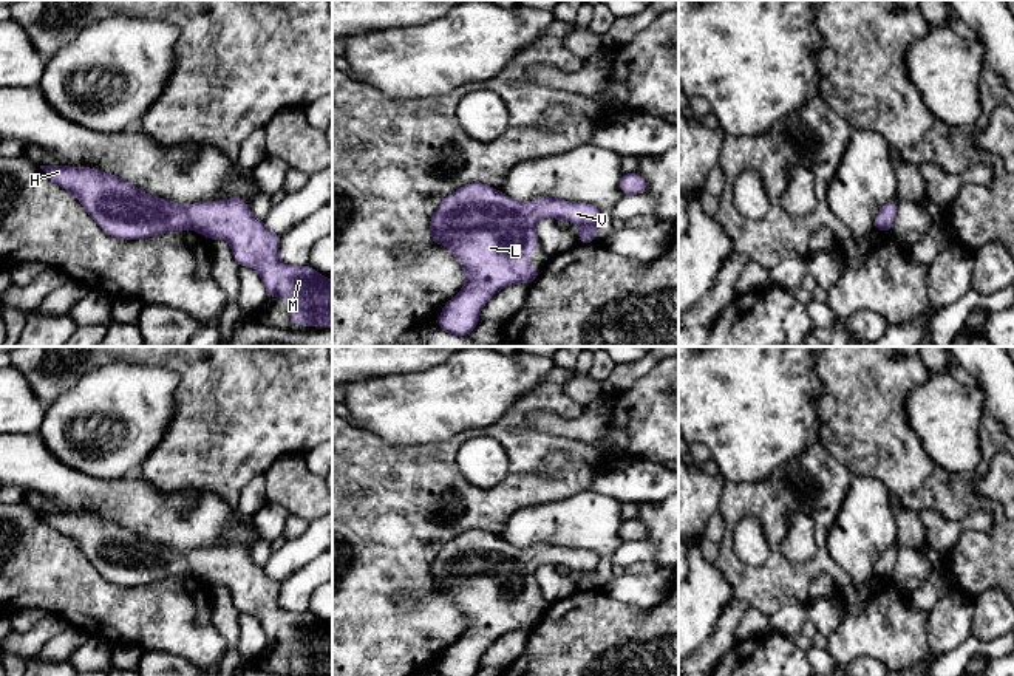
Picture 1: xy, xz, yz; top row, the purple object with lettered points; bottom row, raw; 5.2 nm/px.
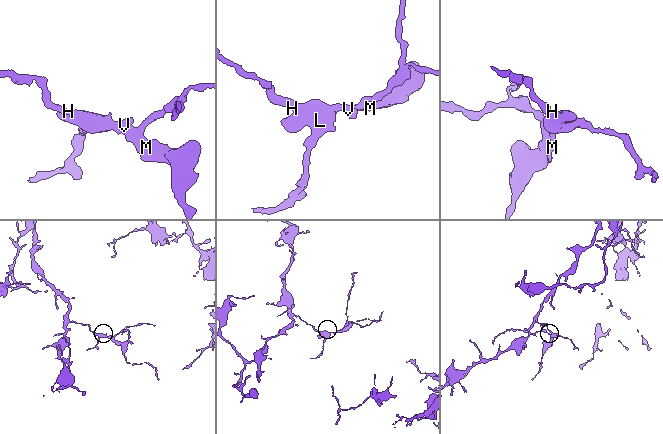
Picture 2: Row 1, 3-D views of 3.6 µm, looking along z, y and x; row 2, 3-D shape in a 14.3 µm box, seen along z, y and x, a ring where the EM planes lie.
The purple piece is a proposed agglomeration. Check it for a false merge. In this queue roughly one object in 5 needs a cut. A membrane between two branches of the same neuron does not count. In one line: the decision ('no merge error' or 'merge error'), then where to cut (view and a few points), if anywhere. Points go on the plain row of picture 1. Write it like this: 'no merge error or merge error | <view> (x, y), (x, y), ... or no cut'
no merge error | no cut

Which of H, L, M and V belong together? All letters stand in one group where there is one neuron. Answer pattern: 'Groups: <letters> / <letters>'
Groups: H L M V

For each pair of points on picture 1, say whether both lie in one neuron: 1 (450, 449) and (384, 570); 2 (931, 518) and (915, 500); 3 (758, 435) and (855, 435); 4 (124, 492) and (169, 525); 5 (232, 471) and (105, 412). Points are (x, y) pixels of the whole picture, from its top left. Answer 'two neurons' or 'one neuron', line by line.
1: one neuron
2: two neurons
3: two neurons
4: one neuron
5: two neurons

